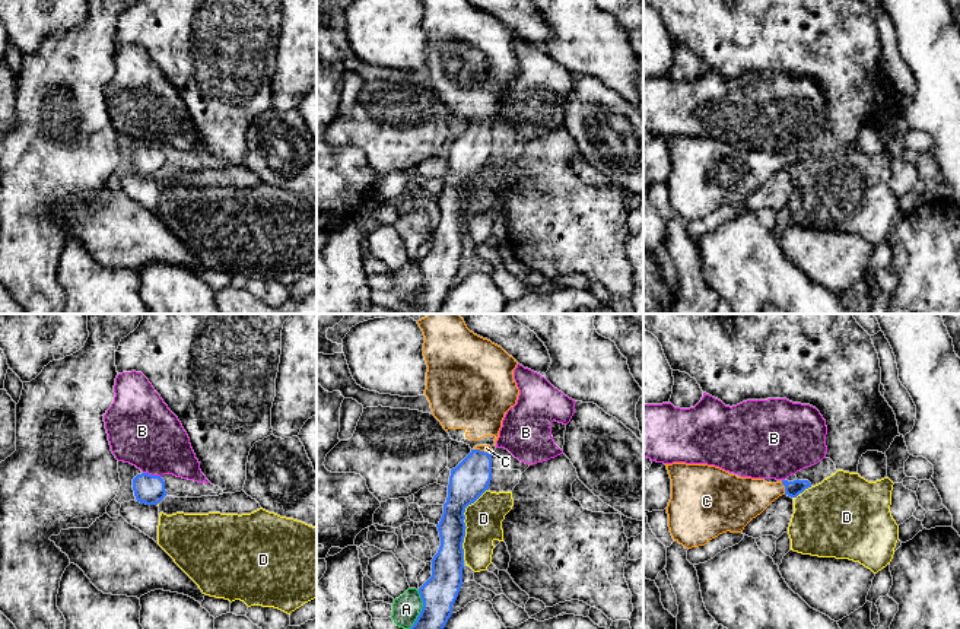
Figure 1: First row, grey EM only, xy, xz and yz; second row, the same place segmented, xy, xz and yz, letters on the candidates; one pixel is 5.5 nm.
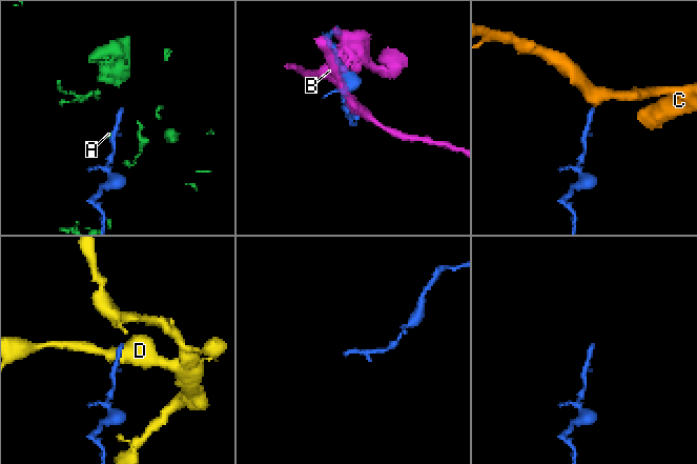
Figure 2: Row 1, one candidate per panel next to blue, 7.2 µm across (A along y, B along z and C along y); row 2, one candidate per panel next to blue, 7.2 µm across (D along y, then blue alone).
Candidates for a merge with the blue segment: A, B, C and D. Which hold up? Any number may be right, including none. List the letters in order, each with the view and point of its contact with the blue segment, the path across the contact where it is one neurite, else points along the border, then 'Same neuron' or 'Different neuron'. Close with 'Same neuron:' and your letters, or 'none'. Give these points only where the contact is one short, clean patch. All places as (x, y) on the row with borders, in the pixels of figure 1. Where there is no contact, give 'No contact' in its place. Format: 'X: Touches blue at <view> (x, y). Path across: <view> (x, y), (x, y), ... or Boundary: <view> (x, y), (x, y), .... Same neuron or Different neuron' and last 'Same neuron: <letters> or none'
A: Touches blue at xz (422, 609). Boundary: xz (419, 590), (422, 610), (409, 628). Different neuron
B: Touches blue at xy (152, 476). Different neuron
C: Touches blue at yz (785, 488). Path across: yz (792, 489), (785, 488), (741, 499). Same neuron
D: Touches blue at xz (464, 523). Different neuron
Same neuron: C

